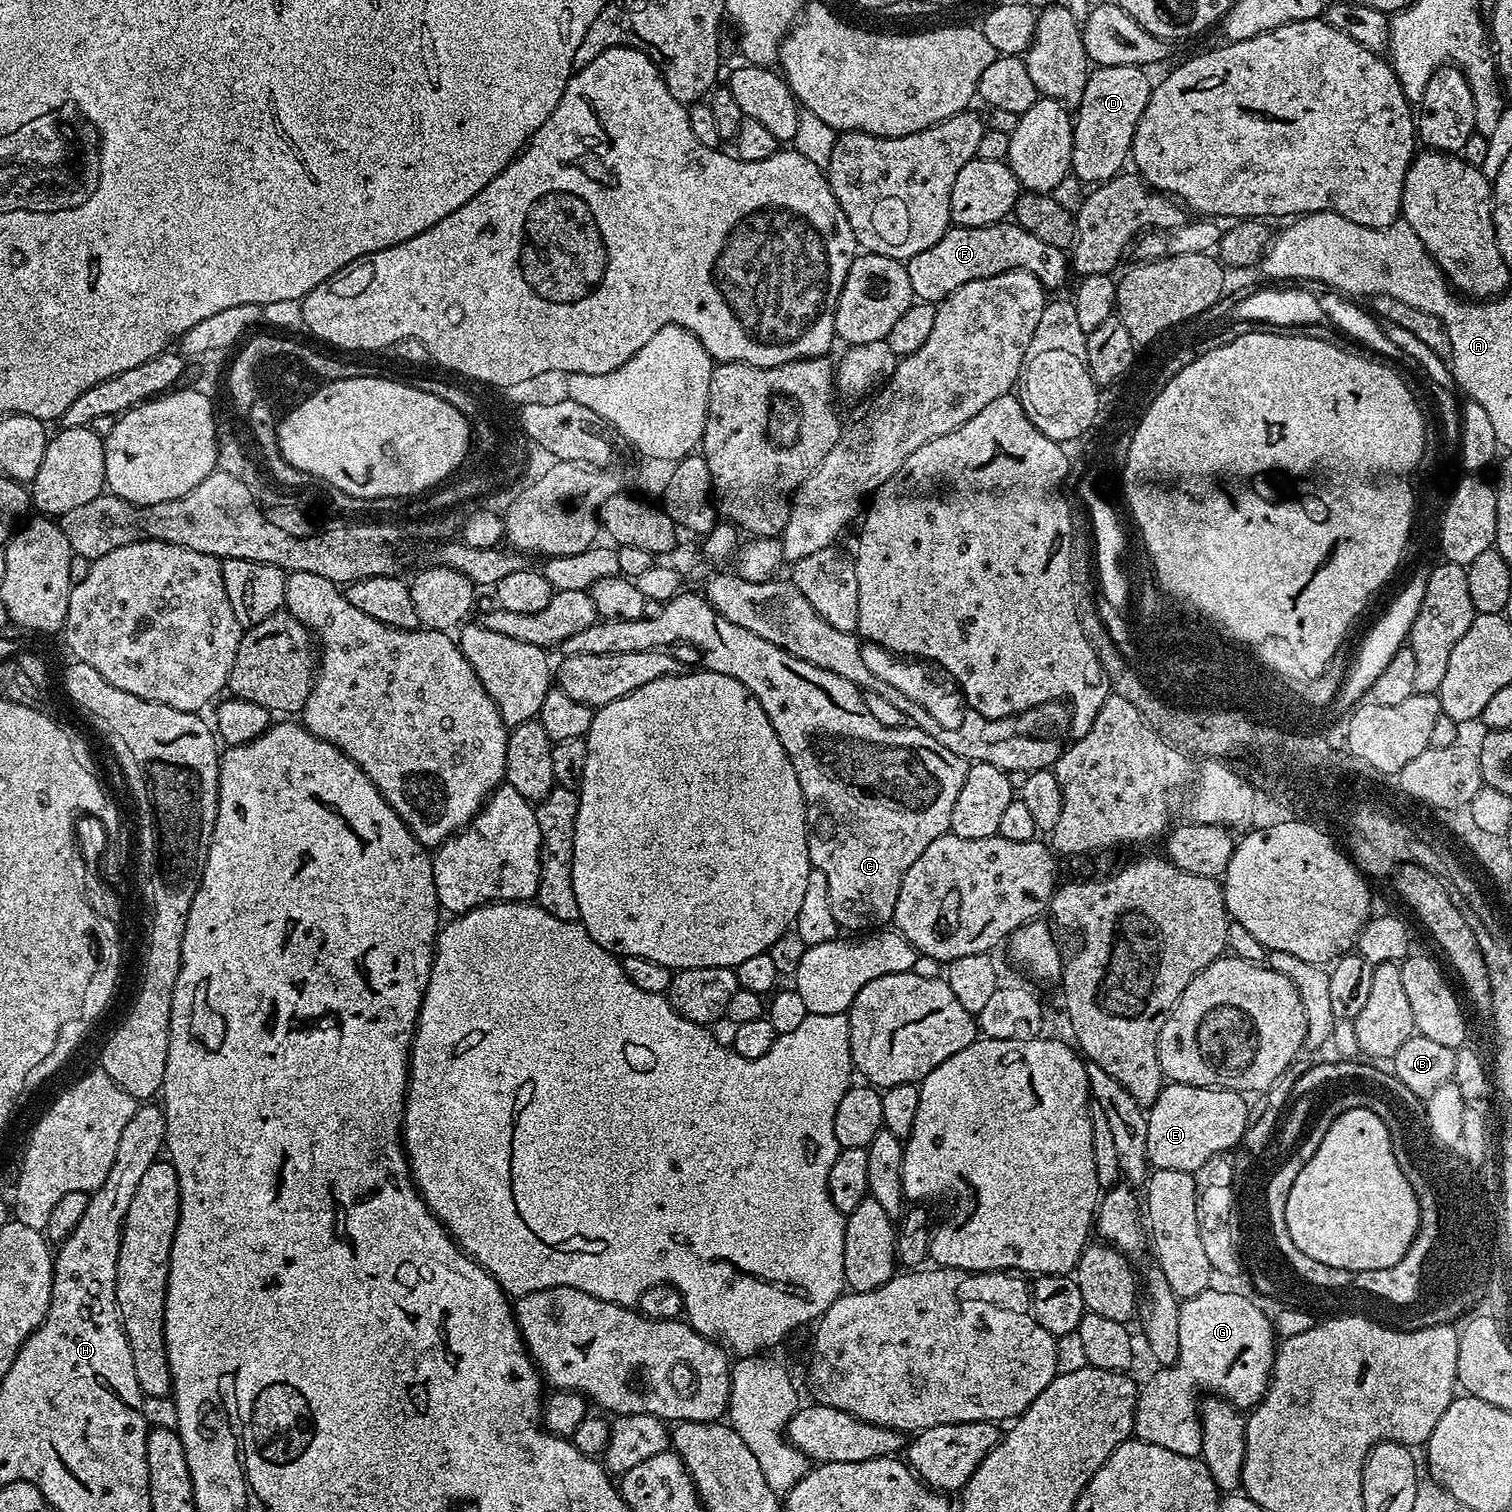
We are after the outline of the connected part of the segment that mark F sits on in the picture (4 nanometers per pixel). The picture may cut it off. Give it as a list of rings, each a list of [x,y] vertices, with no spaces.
[[[1001,222],[977,228],[949,227],[948,233],[930,250],[914,254],[906,262],[913,297],[920,302],[939,302],[975,279],[990,278],[1006,271],[1028,271],[1045,290],[1060,288],[1070,276],[1070,260],[1065,249],[1034,238],[1015,222]]]

